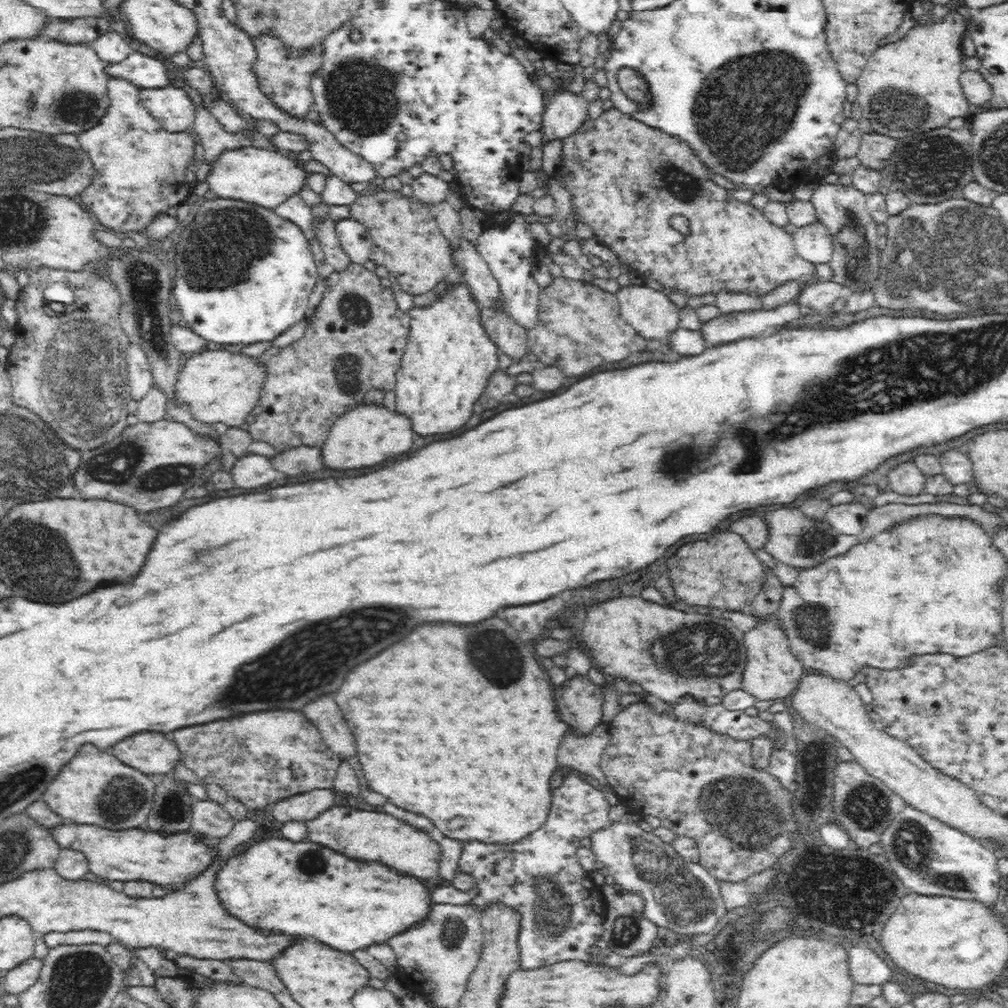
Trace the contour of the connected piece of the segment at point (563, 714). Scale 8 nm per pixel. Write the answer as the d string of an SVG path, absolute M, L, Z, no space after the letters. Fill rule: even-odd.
M578 675L567 679L561 686L554 687L558 705L559 719L567 723L577 736L588 735L602 722L603 691L602 686L593 683L587 675Z

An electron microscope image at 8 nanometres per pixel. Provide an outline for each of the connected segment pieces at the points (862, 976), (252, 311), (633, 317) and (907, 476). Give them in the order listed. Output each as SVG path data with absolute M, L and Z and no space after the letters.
M848 944L849 971L856 985L883 985L893 980L894 970L887 964L875 946Z
M218 197L201 200L197 213L182 227L180 237L173 247L178 266L174 298L179 316L207 345L218 342L244 346L266 342L304 320L309 296L318 282L319 274L309 240L300 226L284 219L276 210Z
M647 284L622 287L616 296L621 317L644 339L664 341L679 326L679 308L670 301L668 293L652 290Z
M904 462L890 470L888 480L884 482L886 489L904 496L918 496L924 492L926 474L916 466L915 462Z

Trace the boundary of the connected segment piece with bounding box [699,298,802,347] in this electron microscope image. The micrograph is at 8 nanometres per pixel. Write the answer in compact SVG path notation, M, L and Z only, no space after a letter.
M796 298L774 310L722 313L718 318L703 322L699 331L706 344L713 347L742 338L754 338L760 336L760 332L764 332L768 326L780 326L800 318L800 305L799 298Z

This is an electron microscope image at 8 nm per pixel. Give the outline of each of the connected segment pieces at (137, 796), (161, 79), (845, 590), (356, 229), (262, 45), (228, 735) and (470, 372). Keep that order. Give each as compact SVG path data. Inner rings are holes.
M88 744L80 748L70 764L60 770L60 776L46 788L42 800L52 812L79 825L98 825L110 830L128 830L145 827L148 815L155 803L157 779L150 778L122 764L112 754L100 752L96 746Z
M133 51L124 60L118 63L106 63L105 71L108 76L130 80L140 88L164 88L169 84L169 75L166 65L144 53Z
M923 514L906 522L900 522L893 528L894 534L877 535L878 538L874 542L855 544L842 555L828 557L819 565L801 569L796 582L783 590L782 600L776 613L779 615L779 620L783 621L783 629L791 641L792 652L799 657L805 671L816 670L842 681L854 678L858 672L862 672L864 666L892 670L892 668L908 666L917 656L936 653L970 656L990 646L1005 646L1000 638L1001 598L996 592L996 582L1004 576L1007 566L1000 551L989 542L988 533L982 526L968 517L946 518L939 514Z
M350 218L340 220L335 223L335 234L351 263L362 265L371 258L374 242L364 224Z
M274 36L252 37L254 58L252 64L253 78L256 79L256 87L264 98L272 101L277 110L284 112L288 118L300 120L307 118L314 104L311 91L312 79L319 68L323 66L323 54L325 48L320 44L309 45L300 52L292 53L286 44L282 44L280 38Z
M301 711L252 712L212 724L182 728L180 732L174 732L169 736L172 736L178 747L184 766L196 774L199 783L218 785L226 790L228 796L236 798L247 808L254 810L266 808L268 804L294 795L332 788L342 761L325 744L322 731L314 727Z
M465 282L448 284L444 290L437 292L438 298L426 308L414 305L406 313L409 316L409 332L402 350L401 366L395 374L395 408L407 413L412 418L412 428L418 434L448 434L464 426L472 408L477 407L477 400L482 396L489 379L498 371L500 356L499 345L488 336L481 320L481 307L474 301L472 290Z

